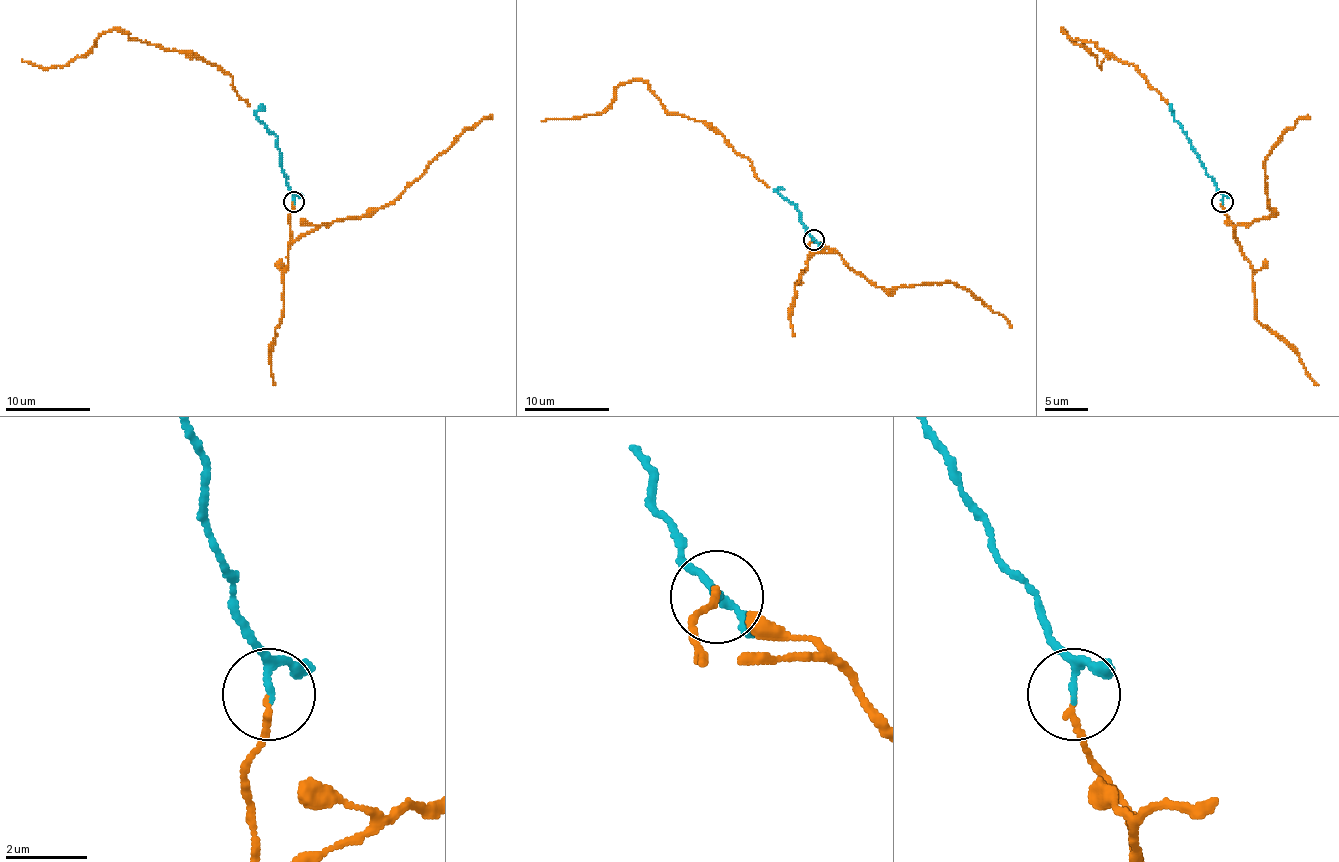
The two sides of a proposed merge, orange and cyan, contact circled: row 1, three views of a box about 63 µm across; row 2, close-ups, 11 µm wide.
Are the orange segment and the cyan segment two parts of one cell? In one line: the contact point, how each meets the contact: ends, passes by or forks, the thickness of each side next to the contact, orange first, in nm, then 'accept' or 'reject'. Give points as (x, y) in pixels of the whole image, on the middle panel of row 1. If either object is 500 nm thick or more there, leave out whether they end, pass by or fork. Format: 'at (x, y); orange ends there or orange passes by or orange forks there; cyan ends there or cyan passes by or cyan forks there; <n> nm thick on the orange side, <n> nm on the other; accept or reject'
at (813, 239); orange ends there; cyan passes by; 130 nm thick on the orange side, 160 nm on the other; accept

